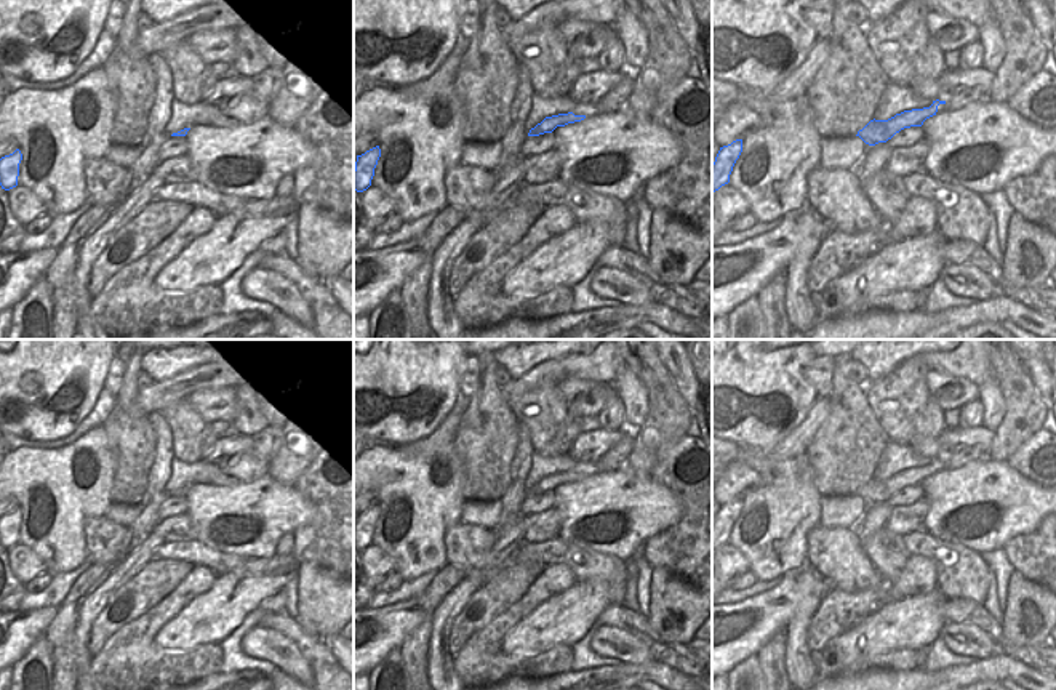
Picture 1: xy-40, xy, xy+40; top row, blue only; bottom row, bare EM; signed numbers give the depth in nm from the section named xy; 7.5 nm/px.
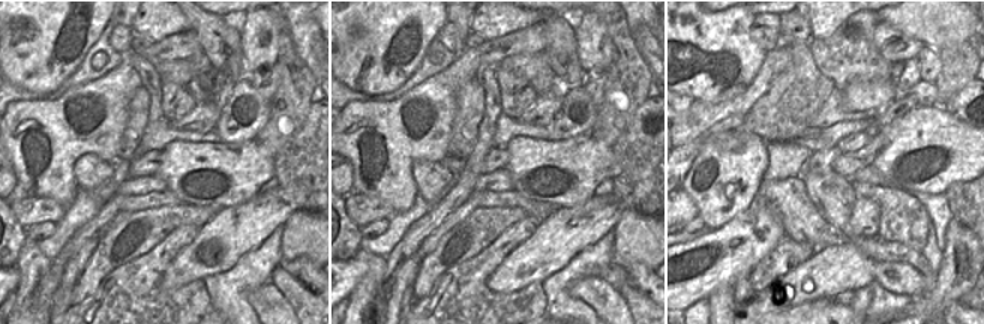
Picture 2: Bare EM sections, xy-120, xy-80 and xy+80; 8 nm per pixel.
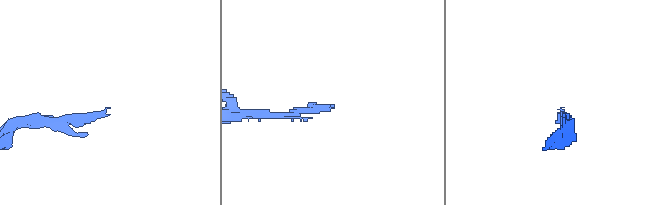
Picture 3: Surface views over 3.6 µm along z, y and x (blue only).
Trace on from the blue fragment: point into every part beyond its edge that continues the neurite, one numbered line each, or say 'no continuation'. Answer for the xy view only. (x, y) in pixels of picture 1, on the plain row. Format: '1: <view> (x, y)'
1: xy (583, 468)

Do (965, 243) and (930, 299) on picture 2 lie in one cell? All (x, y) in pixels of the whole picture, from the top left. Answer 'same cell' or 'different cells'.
same cell

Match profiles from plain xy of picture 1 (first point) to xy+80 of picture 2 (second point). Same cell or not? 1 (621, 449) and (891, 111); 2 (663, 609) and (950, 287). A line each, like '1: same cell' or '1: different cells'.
1: same cell
2: same cell

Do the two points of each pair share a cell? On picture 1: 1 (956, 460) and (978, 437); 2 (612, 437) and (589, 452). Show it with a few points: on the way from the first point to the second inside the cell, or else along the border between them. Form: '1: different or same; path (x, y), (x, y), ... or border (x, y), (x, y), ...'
1: different; border (988, 450), (964, 447), (946, 461)
2: same; path (607, 439), (594, 447)

